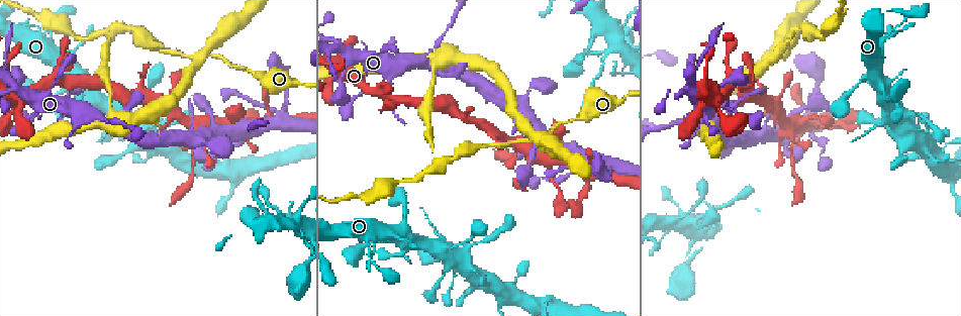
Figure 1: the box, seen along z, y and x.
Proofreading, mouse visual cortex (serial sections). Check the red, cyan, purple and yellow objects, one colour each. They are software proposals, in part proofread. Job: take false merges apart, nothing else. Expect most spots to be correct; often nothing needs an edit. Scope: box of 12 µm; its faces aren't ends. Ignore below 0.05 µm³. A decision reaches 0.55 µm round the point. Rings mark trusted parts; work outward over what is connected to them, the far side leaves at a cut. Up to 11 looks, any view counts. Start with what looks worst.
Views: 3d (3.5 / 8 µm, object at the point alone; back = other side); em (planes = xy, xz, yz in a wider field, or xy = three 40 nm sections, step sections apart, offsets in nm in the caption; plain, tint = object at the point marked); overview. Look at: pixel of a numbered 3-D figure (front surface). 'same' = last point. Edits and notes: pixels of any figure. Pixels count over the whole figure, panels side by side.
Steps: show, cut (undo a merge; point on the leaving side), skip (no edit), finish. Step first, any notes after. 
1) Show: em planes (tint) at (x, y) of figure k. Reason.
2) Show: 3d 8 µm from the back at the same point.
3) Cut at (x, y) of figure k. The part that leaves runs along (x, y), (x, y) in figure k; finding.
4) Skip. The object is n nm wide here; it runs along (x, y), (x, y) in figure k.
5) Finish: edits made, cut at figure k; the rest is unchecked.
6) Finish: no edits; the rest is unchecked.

Show: 3d 3.5 µm at (575, 119) of figure 1. Sudden change in width.

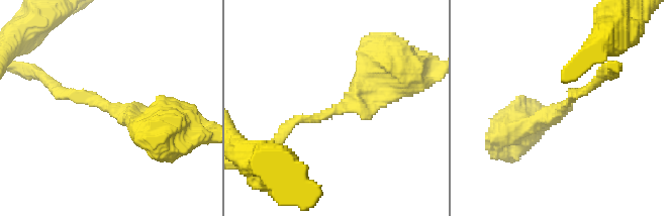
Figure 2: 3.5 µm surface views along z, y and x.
Show: em xy step 5 (tint) at (558, 113) of figure 2. The arms are 150, 450 nm wide.

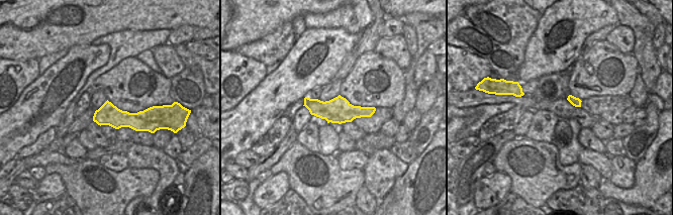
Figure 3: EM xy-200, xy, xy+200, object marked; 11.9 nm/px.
Skip. One cell here.

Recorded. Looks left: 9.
Show: 3d 3.5 µm at (209, 56) of figure 1. Four or more arms meet.

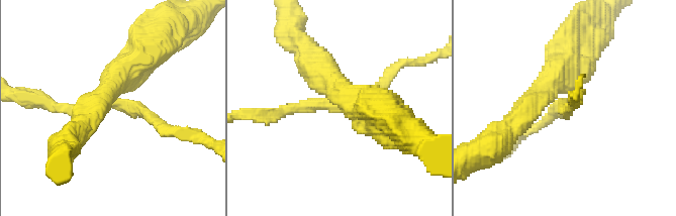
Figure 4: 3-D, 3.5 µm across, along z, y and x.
Show: em xy step 2 (tint) at (114, 102) of figure 4. 4 arms meet here; the arms are 150, 200, 350, 500 nm wide.

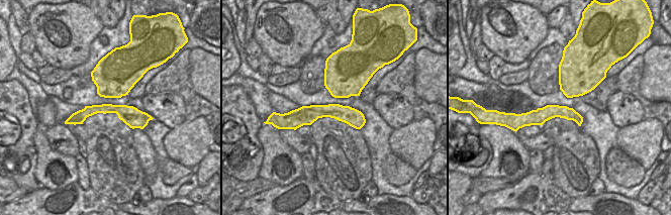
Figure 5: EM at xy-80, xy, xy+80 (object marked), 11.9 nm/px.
Skip. All the same cell.

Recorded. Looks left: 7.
Show: 3d 3.5 µm at (115, 126) of figure 1. Side arm on a straight run.

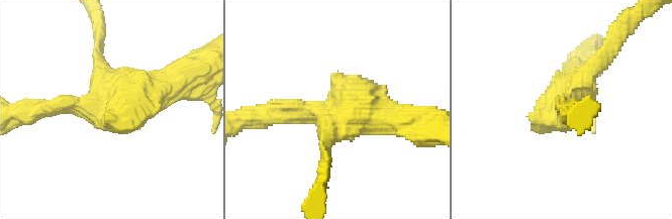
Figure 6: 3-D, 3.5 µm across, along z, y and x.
Show: em xy step 3 (tint) at (341, 110) of figure 6. Shape alone is not enough.

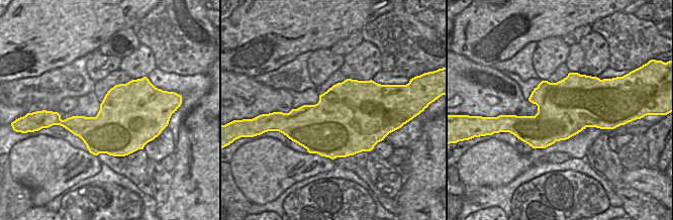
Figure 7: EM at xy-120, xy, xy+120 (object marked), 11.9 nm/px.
Show: em xy step 5 (tint) at the same point.

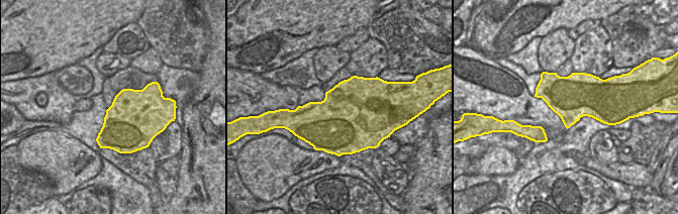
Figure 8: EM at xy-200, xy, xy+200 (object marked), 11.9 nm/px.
Skip. It runs along (189, 76), (66, 107) in figure 6; all the same cell.

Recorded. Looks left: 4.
Show: 3d 3.5 µm at (793, 156) of figure 1. Narrows sharply.

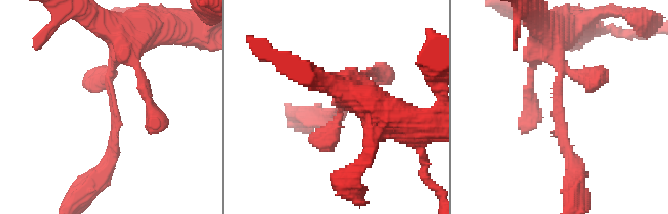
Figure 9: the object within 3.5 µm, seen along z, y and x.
Show: em xy step 3 (plain) at (559, 107) of figure 9. The arms are 150, 200 nm wide.

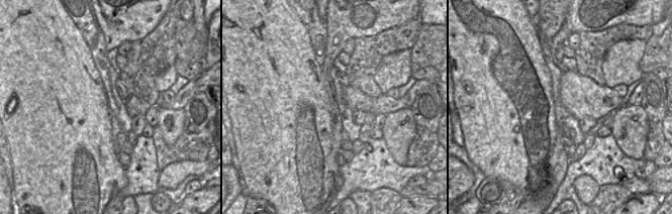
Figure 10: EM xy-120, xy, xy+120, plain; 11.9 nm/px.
Show: em xy step 3 (tint) at the same point.

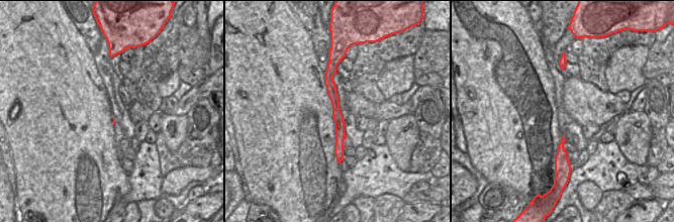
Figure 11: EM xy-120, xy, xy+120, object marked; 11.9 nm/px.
Skip. It runs along (551, 44), (574, 169) in figure 9; all the same cell.

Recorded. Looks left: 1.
Finish: no edits; the rest is unchecked.

